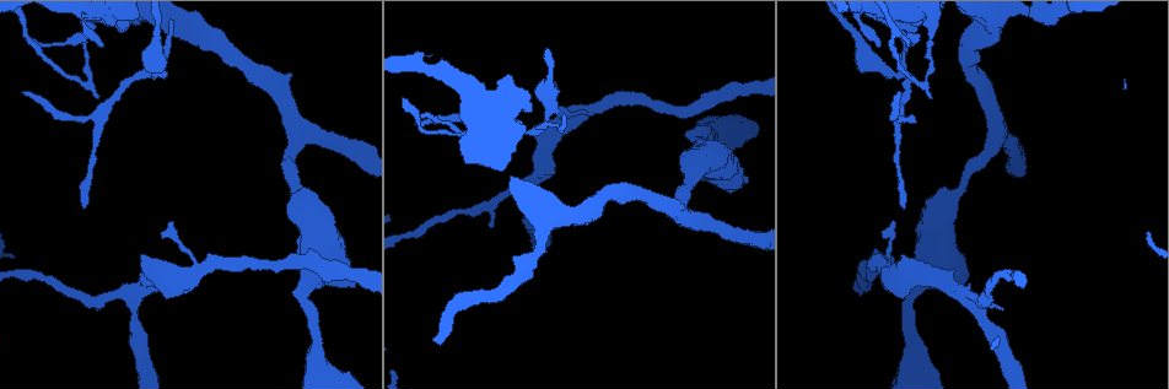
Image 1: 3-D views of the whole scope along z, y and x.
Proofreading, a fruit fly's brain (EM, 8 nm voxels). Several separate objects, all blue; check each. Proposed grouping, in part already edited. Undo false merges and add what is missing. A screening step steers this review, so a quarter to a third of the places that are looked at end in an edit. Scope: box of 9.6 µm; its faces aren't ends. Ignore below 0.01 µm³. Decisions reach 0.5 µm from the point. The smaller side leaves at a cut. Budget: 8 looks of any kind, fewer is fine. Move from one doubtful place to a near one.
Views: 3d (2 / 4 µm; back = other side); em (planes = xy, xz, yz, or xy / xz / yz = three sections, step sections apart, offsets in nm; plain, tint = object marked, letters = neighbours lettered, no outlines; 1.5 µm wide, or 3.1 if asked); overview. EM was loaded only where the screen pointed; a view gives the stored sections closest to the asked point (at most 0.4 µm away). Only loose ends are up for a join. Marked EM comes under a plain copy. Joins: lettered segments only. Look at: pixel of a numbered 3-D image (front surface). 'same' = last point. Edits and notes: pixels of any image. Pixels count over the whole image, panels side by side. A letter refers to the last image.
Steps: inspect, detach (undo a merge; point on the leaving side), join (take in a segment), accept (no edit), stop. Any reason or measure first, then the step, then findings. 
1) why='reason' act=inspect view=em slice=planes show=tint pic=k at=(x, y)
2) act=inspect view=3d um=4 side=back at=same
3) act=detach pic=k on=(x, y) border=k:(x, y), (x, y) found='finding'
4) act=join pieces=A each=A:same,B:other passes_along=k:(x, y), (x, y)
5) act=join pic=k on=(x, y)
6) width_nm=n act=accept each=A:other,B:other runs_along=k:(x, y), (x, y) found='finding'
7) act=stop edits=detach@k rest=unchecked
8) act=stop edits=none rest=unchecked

why='sudden change in width' act=inspect view=em slice=planes show=letters pic=1 at=(928, 32)

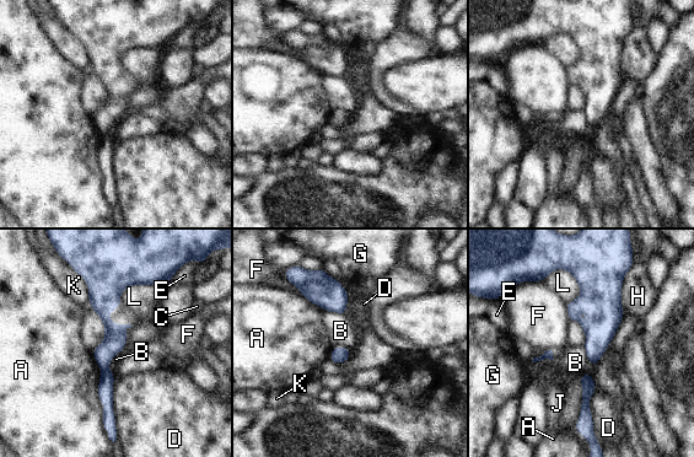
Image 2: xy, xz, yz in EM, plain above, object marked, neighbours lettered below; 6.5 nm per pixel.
width_nm=110 longest_contact=D:320nm act=detach pic=2 on=(106, 381) each=A:other,B:other,C:other,D:other,E:other,F:other,G:other,H:other,J:other,K:other,L:other found='two neurons meet here'

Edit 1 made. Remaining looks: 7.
why='thin end' act=inspect view=3d um=2 pic=1 at=(23, 91)

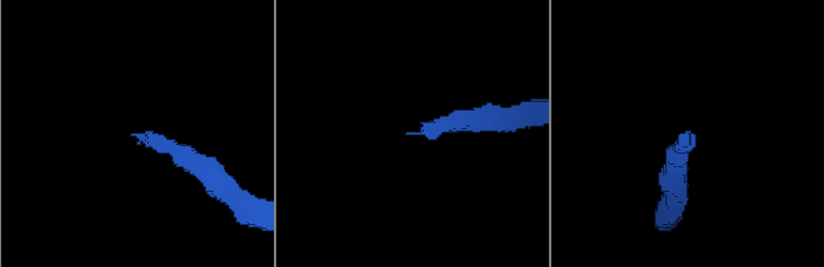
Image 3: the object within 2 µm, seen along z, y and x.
act=inspect view=em slice=xy step=8 show=letters pic=3 at=(139, 136)

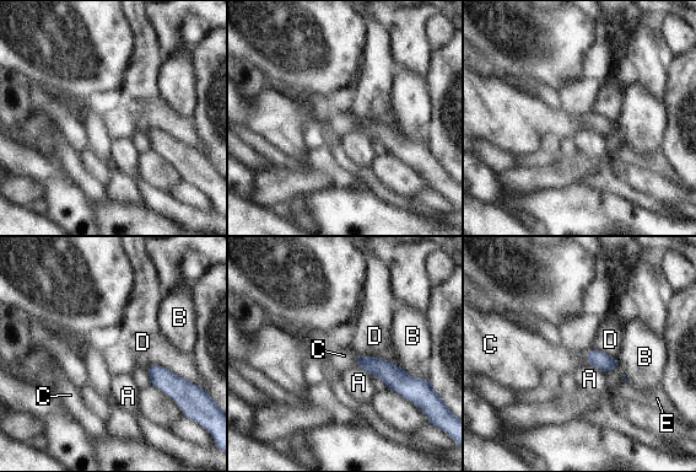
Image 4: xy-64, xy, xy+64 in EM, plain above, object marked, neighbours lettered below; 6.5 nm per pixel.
longest_contact=D:300nm act=join pieces=C each=A:other,B:other,C:same,D:other,E:other found='it goes on there'

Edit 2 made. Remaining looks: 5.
act=inspect view=overview

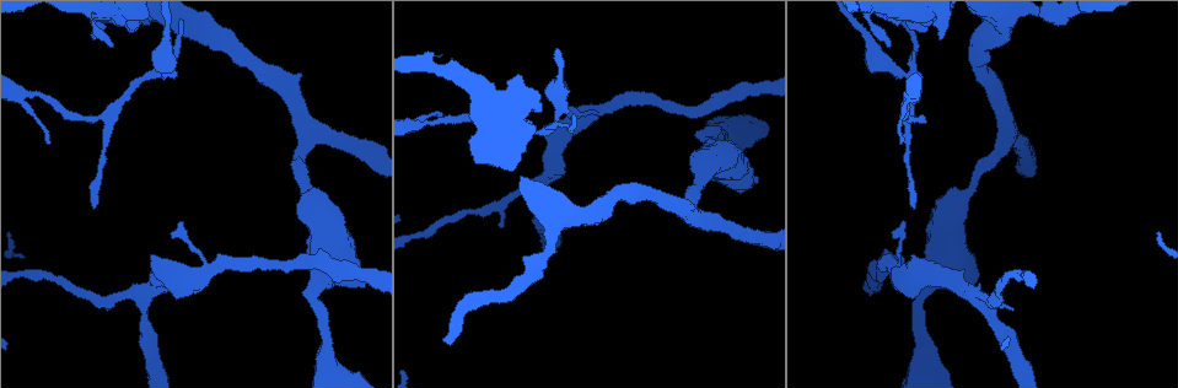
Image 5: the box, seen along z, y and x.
act=inspect view=em slice=planes show=letters pic=5 at=(498, 225)

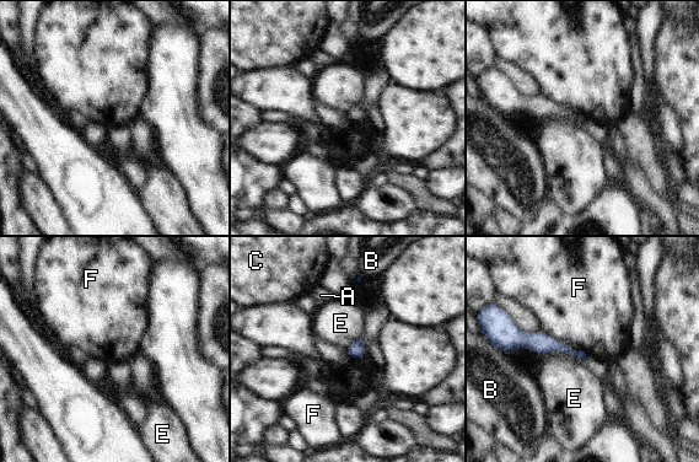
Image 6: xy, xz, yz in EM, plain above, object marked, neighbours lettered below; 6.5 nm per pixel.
act=accept each=A:other,B:other,C:other,E:other,F:other border=6:(543, 331), (566, 343) found='no lettered segment goes on from it'

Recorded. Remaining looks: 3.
act=stop edits=detach@2,join@4 rest=unchecked

